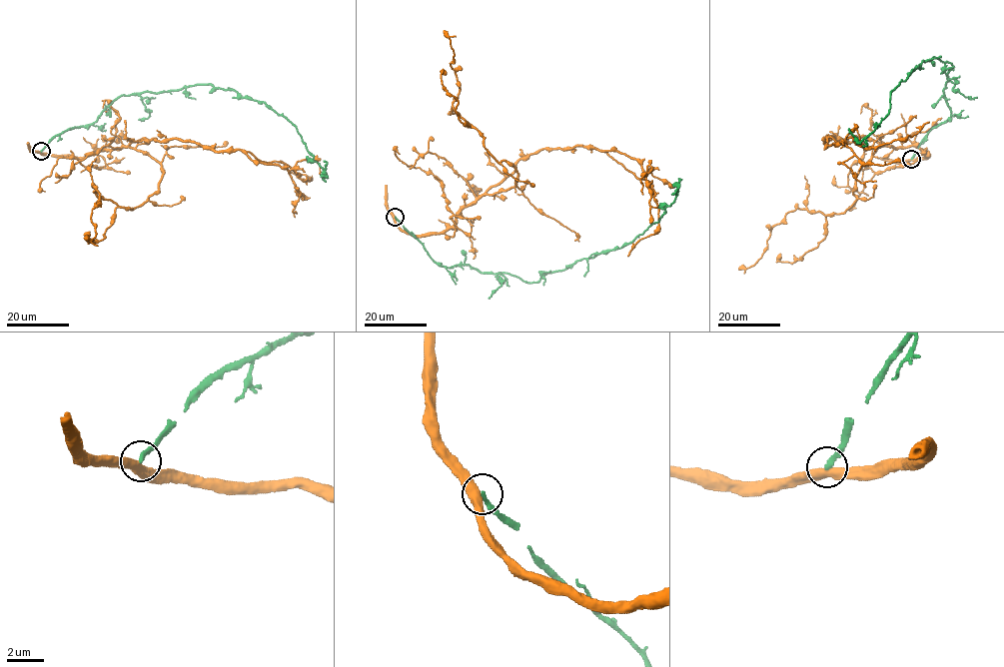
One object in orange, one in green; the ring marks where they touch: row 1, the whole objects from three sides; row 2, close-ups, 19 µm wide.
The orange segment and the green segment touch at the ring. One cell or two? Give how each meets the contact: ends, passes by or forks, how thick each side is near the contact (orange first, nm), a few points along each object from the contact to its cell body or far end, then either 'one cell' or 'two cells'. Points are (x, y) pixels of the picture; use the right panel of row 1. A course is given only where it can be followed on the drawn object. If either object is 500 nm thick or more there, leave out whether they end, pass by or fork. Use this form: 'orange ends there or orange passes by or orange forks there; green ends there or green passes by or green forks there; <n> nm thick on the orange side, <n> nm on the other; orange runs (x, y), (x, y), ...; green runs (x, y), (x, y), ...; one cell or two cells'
orange passes by; green ends there; 460 nm thick on the orange side, 260 nm on the other; orange runs (911, 159), (928, 156), (917, 147), (865, 136), (823, 140), (851, 137), (874, 148), (911, 137), (929, 122); green runs (911, 159), (950, 116), (944, 89), (951, 64), (923, 60), (891, 92), (875, 130), (860, 142), (848, 129); two cells

